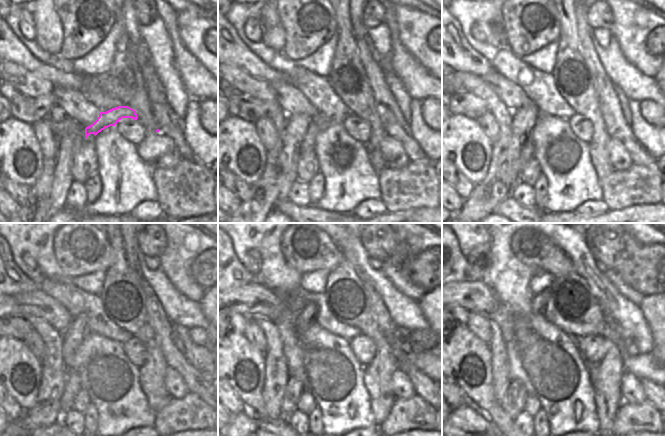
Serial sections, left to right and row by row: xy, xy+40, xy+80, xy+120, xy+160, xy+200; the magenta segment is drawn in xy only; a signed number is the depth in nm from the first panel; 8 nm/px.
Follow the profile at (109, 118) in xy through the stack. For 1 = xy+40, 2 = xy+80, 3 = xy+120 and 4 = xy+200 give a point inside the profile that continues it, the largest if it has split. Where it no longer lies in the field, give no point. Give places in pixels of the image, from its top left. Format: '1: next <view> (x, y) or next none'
1: next xy+40 (321, 121)
2: next xy+80 (526, 154)
3: next xy+120 (72, 380)
4: next xy+200 (513, 403)

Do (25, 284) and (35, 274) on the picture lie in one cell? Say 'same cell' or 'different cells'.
different cells

